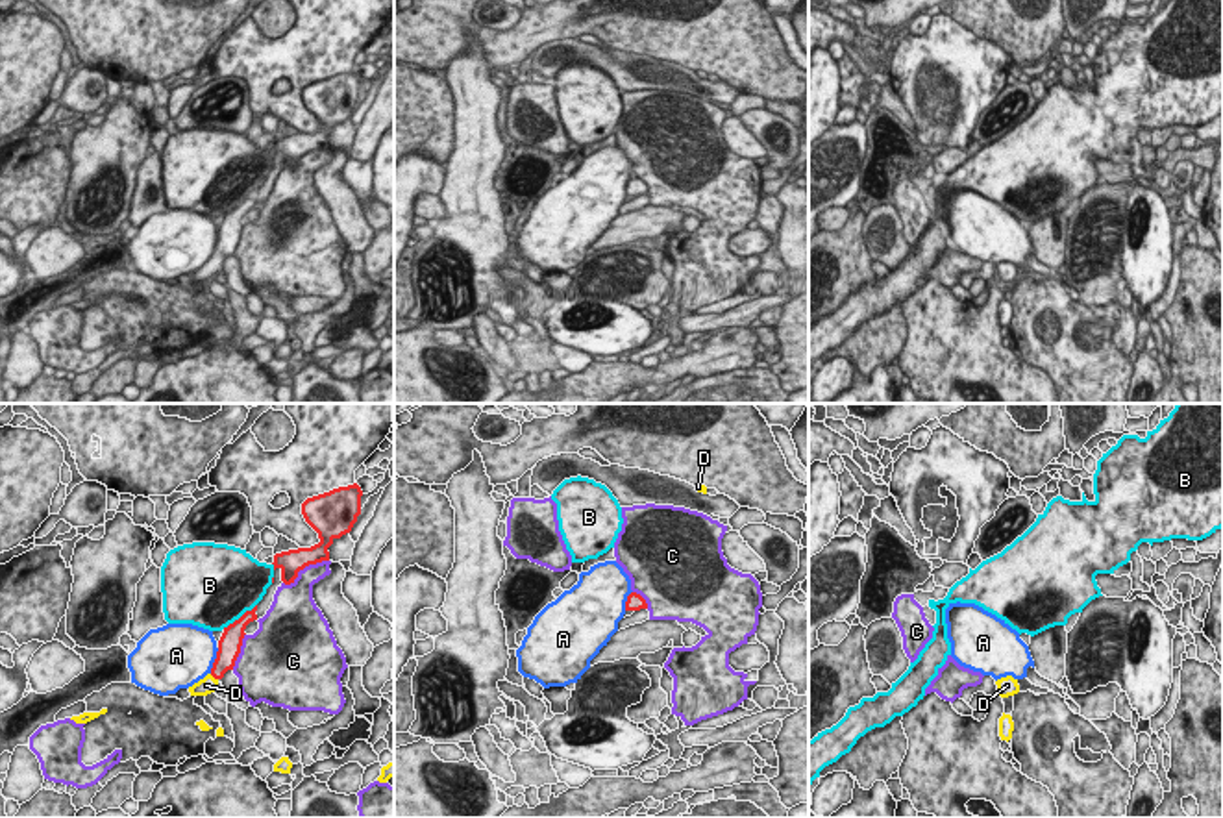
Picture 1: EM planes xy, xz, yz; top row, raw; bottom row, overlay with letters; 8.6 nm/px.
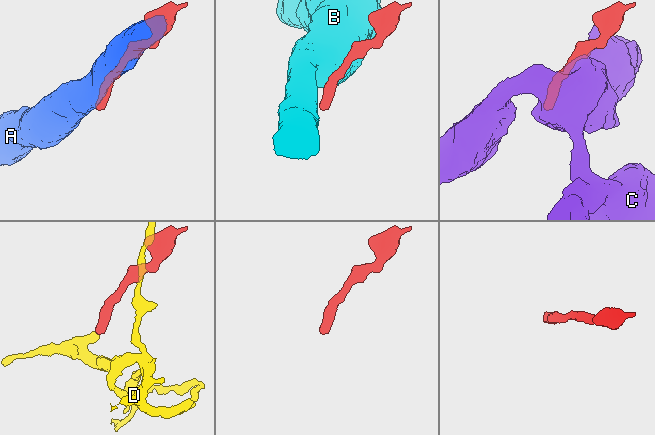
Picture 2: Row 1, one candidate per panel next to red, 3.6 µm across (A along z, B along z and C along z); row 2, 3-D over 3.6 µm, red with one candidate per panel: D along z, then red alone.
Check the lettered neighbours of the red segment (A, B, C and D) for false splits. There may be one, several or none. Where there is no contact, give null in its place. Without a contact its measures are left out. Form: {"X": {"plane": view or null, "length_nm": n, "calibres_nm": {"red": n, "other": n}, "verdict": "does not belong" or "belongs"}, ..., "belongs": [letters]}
{"A": {"plane": "xy", "length_nm": 240, "calibres_nm": {"red": 200, "other": 480}, "verdict": "does not belong"}, "B": {"plane": "xy", "length_nm": 380, "calibres_nm": {"red": 200, "other": 500}, "verdict": "does not belong"}, "C": {"plane": "xy", "length_nm": 460, "calibres_nm": {"red": 200, "other": 240}, "verdict": "does not belong"}, "D": {"plane": "xy", "length_nm": 100, "calibres_nm": {"red": 190, "other": 140}, "verdict": "belongs"}, "belongs": ["D"]}

